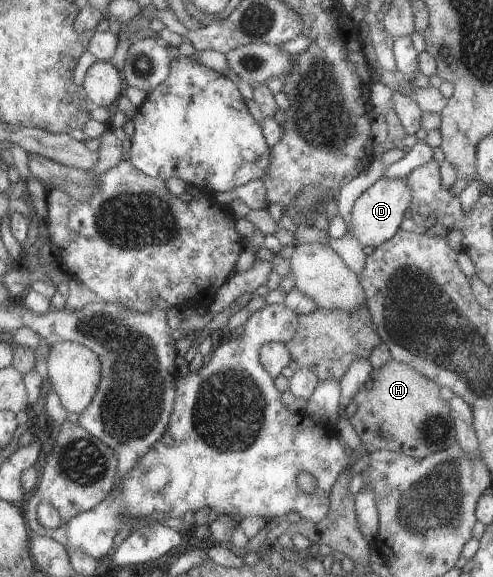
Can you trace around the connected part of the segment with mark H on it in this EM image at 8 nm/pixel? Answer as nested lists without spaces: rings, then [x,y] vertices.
[[[394,359],[372,369],[351,402],[356,405],[356,412],[348,421],[368,454],[378,449],[422,459],[448,449],[455,442],[448,402],[440,397],[439,386]]]

